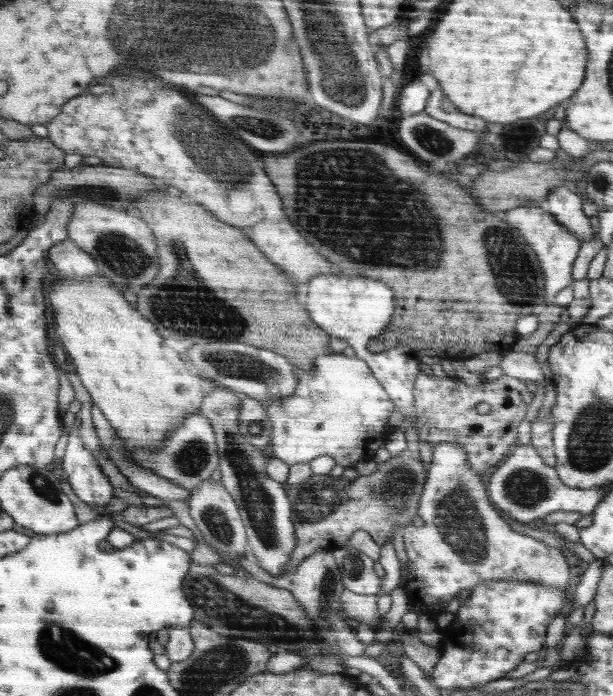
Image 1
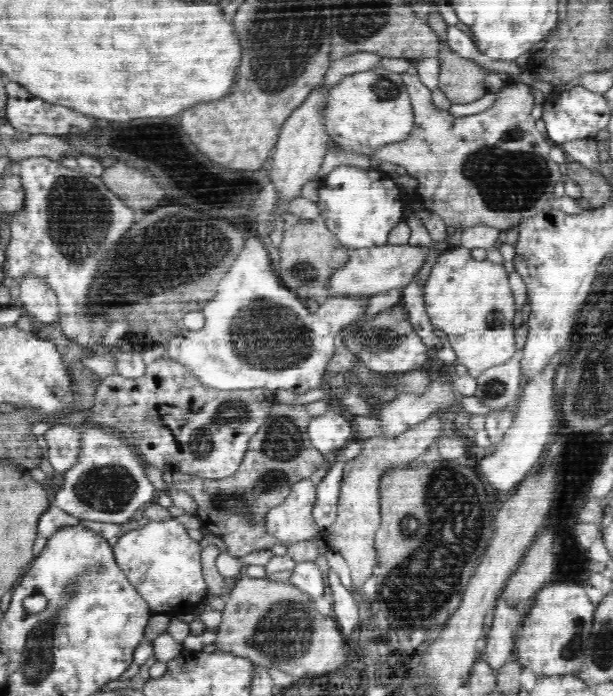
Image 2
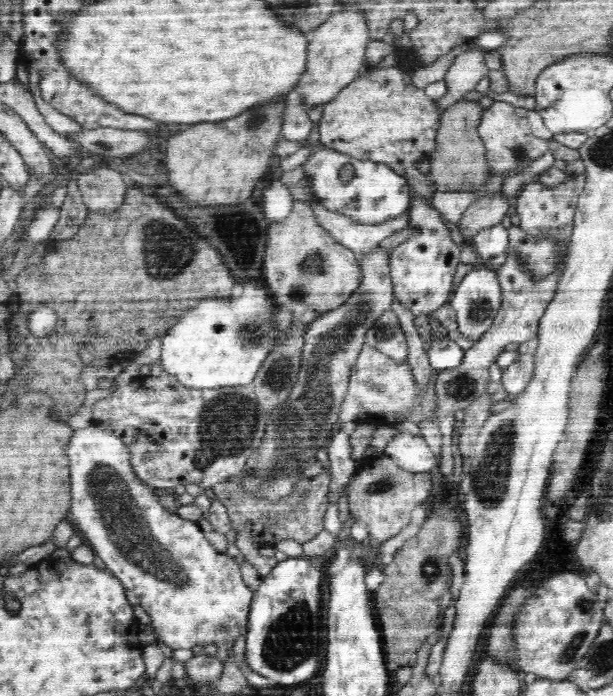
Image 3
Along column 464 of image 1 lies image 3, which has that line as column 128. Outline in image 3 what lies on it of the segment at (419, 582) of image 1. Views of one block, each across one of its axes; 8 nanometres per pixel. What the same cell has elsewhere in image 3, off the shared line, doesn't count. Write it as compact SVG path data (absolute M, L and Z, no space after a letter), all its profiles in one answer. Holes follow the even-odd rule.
M93 423L78 429L66 447L72 495L70 520L78 526L94 548L98 558L104 561L105 569L122 583L126 590L132 590L140 599L142 608L151 617L157 644L191 649L196 645L216 644L221 664L225 663L238 636L247 633L249 612L254 593L240 576L240 566L226 554L214 550L208 543L198 523L180 520L176 513L168 512L158 504L154 490L144 484L133 471L129 448L113 432L101 429Z

